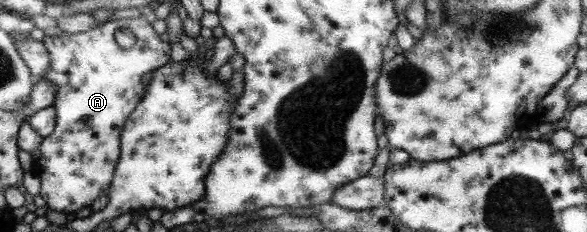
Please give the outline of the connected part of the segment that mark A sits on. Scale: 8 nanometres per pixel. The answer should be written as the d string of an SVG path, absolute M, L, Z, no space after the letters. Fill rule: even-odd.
M140 16L108 20L95 25L84 33L65 33L64 36L45 36L41 40L49 55L49 66L42 78L52 85L55 111L55 127L39 143L38 159L31 171L38 176L39 195L45 206L65 214L74 213L100 195L107 195L110 180L120 154L120 131L124 120L132 113L144 96L145 86L141 83L142 75L169 63L170 45L162 42L148 21ZM120 27L130 29L135 42L129 48L120 48L112 34Z

